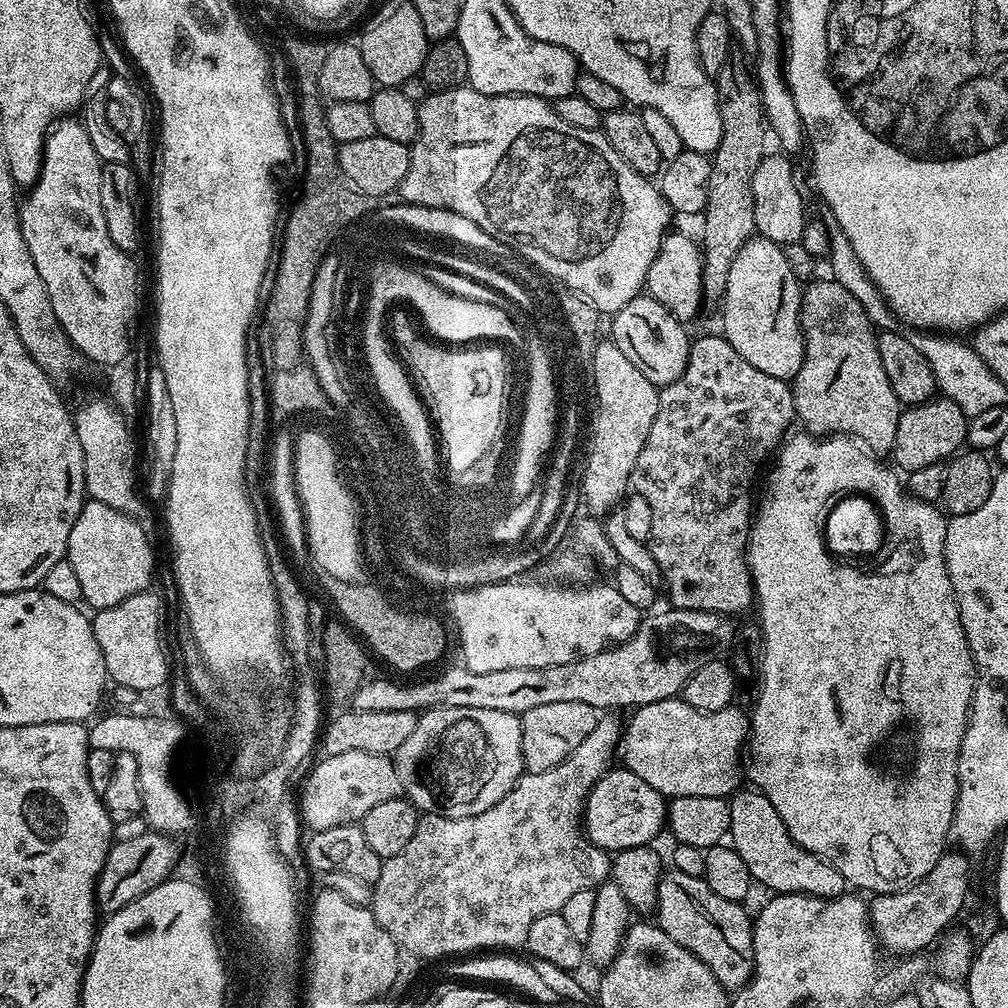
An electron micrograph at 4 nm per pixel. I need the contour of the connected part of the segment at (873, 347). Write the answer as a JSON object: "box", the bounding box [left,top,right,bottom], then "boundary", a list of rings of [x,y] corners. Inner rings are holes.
{"box":[790,279,902,454],"boundary":[[[813,279],[802,292],[800,329],[804,332],[804,361],[790,384],[799,423],[804,423],[801,425],[812,434],[847,434],[866,442],[877,454],[891,453],[902,405],[894,394],[894,386],[890,386],[886,366],[882,366],[876,341],[878,332],[862,310],[862,302],[837,280]]]}

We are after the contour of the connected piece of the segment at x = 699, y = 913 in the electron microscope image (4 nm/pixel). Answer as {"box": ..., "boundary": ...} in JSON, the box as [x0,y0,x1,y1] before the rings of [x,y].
{"box":[654,870,754,990],"boundary":[[[668,870],[661,875],[656,887],[654,920],[674,942],[693,952],[721,986],[726,990],[739,990],[752,977],[754,920],[744,907],[743,903],[714,894],[703,878],[690,878],[690,874]]]}

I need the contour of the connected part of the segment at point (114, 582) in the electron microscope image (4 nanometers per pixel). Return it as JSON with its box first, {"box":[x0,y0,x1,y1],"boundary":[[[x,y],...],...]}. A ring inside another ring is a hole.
{"box":[66,499,158,610],"boundary":[[[85,499],[74,530],[70,530],[66,558],[82,585],[82,601],[92,610],[118,606],[118,602],[126,602],[153,582],[158,561],[152,557],[152,544],[140,522],[137,517],[114,510],[114,506],[106,506],[106,502]]]}

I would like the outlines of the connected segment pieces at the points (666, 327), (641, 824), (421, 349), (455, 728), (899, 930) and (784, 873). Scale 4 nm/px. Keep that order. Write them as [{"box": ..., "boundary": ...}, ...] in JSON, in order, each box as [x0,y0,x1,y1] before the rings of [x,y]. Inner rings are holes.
[{"box":[610,294,690,386],"boundary":[[[641,294],[634,297],[630,302],[626,302],[626,306],[622,306],[622,310],[611,313],[610,320],[611,343],[616,344],[618,350],[622,350],[622,354],[626,354],[626,358],[630,358],[630,362],[634,362],[634,366],[638,366],[638,370],[642,370],[642,374],[650,378],[650,382],[663,386],[674,382],[682,374],[682,370],[686,370],[690,347],[690,335],[688,336],[687,330],[684,329],[687,327],[681,321],[675,320],[666,310],[666,306],[662,306],[662,302],[658,302],[653,296]]]},{"box":[582,766,668,854],"boundary":[[[623,766],[613,767],[604,777],[588,791],[588,798],[584,801],[584,815],[582,817],[582,827],[588,840],[599,848],[603,848],[609,854],[615,854],[643,844],[651,845],[652,839],[666,828],[668,818],[668,805],[666,798],[654,790],[654,786],[649,786],[638,778],[629,768]]]},{"box":[390,316,506,471],"boundary":[[[404,316],[391,317],[390,336],[399,359],[406,365],[406,371],[420,399],[424,401],[424,407],[428,410],[439,444],[448,448],[448,455],[445,457],[448,469],[451,471],[461,469],[466,462],[477,460],[482,446],[486,446],[488,439],[496,433],[498,389],[504,384],[504,372],[500,369],[498,361],[506,355],[505,349],[494,348],[498,346],[464,346],[459,349],[461,352],[451,352],[453,350],[451,347],[441,346],[431,339],[423,340],[416,333],[415,326]]]},{"box":[394,708,525,818],"boundary":[[[429,708],[416,717],[414,730],[394,753],[404,796],[421,813],[470,818],[490,810],[525,771],[520,716],[502,710]]]},{"box":[870,851,968,954],"boundary":[[[945,851],[940,861],[916,884],[897,892],[882,892],[870,900],[872,931],[879,943],[892,952],[918,954],[922,948],[937,943],[951,929],[956,915],[968,900],[968,860],[963,851]]]},{"box":[728,790,846,898],"boundary":[[[759,790],[737,791],[731,797],[730,826],[728,836],[731,847],[742,854],[742,862],[746,862],[746,870],[750,870],[753,881],[757,885],[765,884],[769,893],[805,892],[808,896],[818,898],[834,898],[846,892],[846,882],[842,874],[832,865],[827,864],[821,856],[815,856],[806,850],[786,830],[782,818],[778,818],[778,810],[770,806],[770,798],[766,798]]]}]

